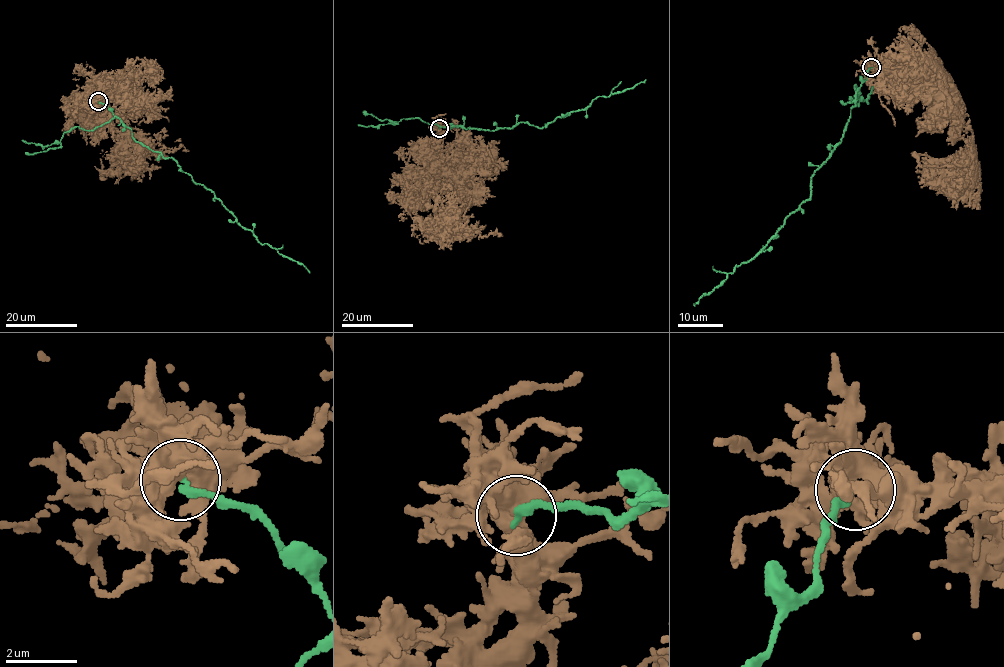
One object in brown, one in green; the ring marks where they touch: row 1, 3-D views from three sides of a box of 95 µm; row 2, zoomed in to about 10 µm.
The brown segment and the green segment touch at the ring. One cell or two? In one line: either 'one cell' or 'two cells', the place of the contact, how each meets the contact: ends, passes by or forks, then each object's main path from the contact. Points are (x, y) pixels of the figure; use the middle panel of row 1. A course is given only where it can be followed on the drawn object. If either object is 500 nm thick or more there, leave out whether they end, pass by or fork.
two cells; place (439, 128); brown forks; green ends; course brown (439, 128), (438, 154), (426, 186), (430, 223), (440, 222), (465, 235), (502, 236); course green (439, 128), (494, 131), (524, 122), (542, 127), (558, 117), (583, 110), (598, 97), (622, 92), (645, 79)

